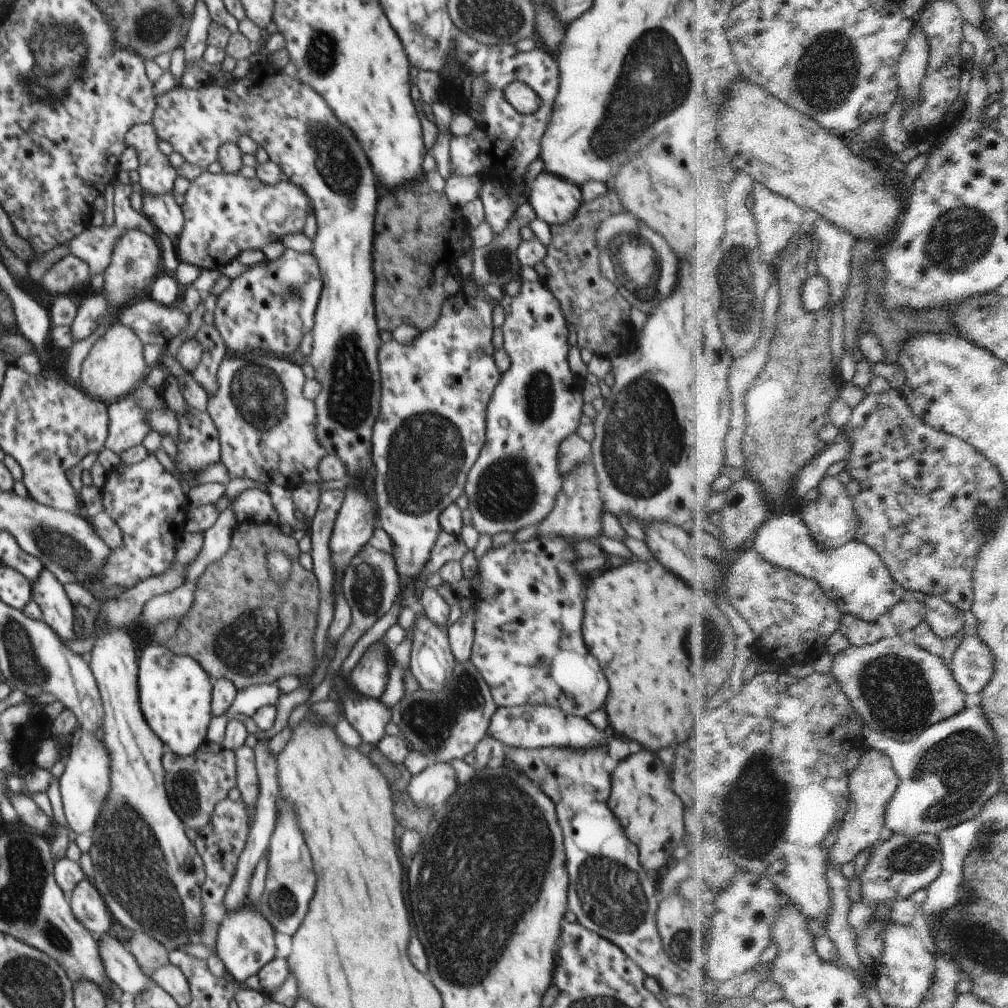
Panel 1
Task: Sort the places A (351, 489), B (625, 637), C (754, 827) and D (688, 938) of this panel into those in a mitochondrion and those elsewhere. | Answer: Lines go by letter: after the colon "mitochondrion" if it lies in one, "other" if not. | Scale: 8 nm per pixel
A: other
B: other
C: mitochondrion
D: mitochondrion

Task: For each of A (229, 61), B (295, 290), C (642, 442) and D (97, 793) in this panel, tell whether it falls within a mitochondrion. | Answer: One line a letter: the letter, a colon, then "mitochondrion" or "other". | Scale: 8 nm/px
A: other
B: mitochondrion
C: mitochondrion
D: mitochondrion

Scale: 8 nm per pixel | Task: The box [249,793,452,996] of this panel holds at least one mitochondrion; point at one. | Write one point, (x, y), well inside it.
(282, 902)

